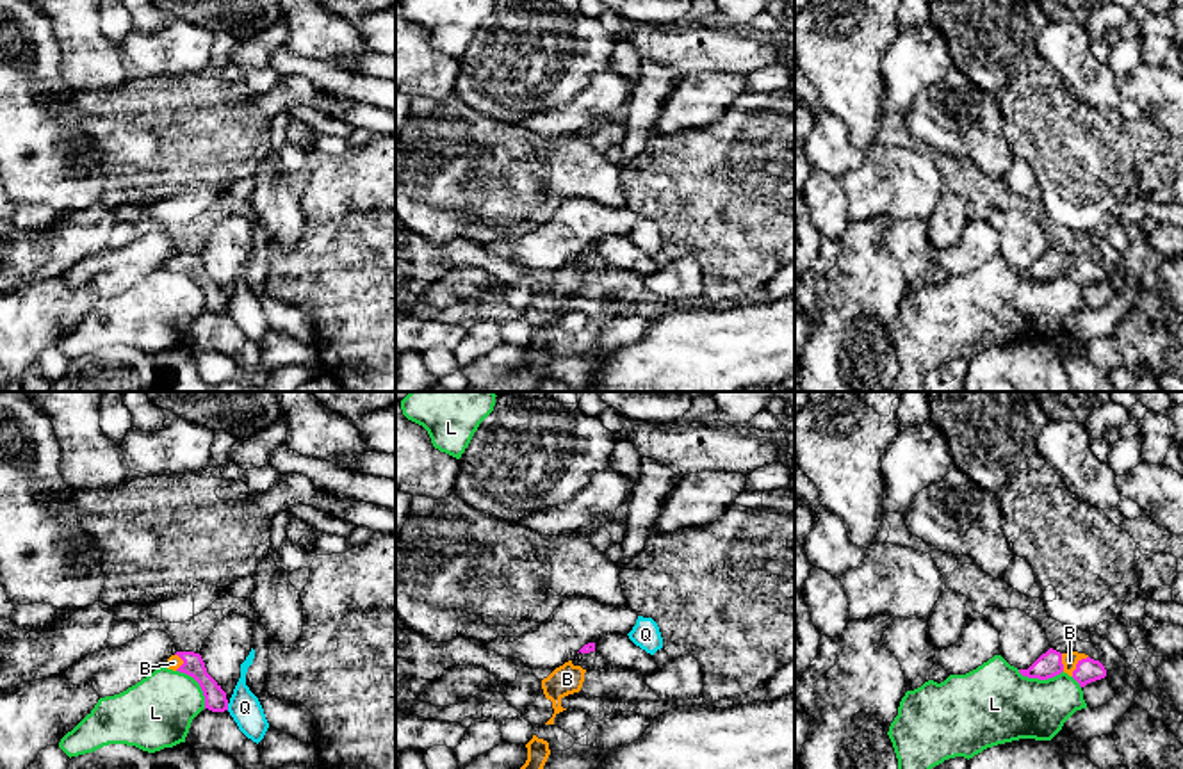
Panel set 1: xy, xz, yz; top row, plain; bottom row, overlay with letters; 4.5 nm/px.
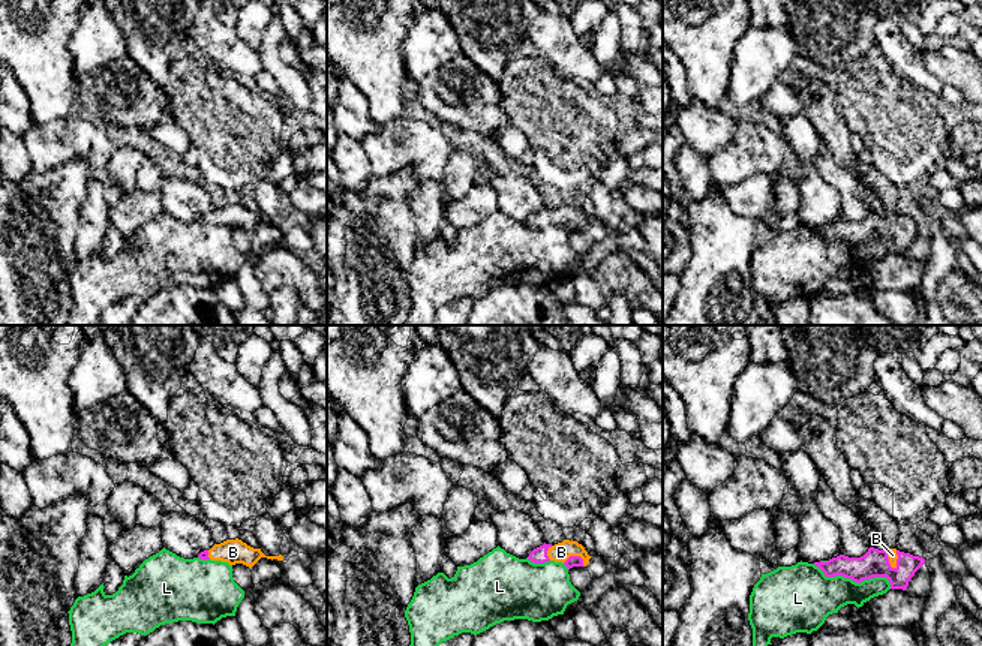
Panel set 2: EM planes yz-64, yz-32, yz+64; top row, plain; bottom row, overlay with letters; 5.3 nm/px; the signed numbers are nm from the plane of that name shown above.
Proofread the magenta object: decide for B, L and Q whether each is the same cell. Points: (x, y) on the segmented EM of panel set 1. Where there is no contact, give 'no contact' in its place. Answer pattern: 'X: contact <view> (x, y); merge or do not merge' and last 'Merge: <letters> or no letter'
B: contact yz (1076, 664); merge
L: contact xy (200, 686); do not merge
Q: contact xy (227, 707); do not merge
Merge: B

